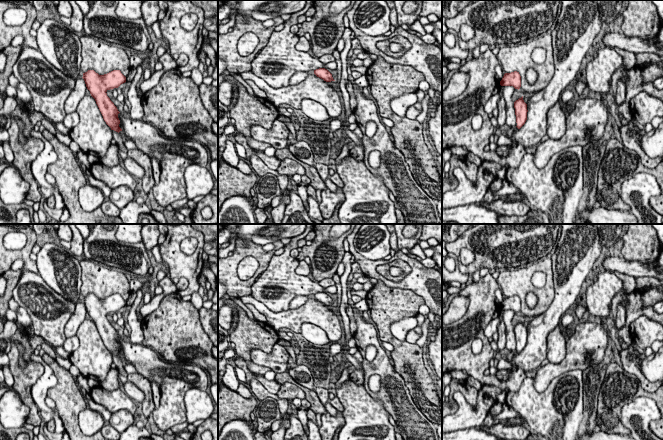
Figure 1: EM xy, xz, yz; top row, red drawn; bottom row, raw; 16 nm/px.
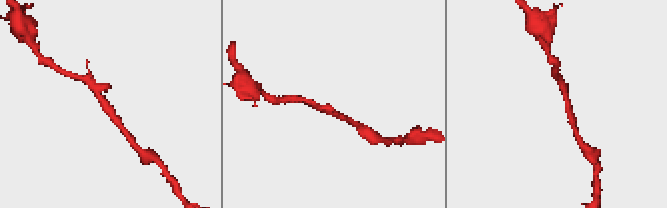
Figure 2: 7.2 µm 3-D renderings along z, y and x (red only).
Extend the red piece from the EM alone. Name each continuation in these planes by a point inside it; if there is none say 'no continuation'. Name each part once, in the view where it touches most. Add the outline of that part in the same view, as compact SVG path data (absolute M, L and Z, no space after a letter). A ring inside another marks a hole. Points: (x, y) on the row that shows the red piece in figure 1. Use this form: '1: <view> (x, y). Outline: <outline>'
no continuation

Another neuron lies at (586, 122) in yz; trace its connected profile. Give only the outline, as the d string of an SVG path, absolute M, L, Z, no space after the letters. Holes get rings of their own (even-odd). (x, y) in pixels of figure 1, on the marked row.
M593 96L578 98L575 108L566 118L565 134L559 139L548 139L534 148L534 164L544 168L550 158L561 150L571 146L585 146L589 142L603 137L608 122L609 108Z

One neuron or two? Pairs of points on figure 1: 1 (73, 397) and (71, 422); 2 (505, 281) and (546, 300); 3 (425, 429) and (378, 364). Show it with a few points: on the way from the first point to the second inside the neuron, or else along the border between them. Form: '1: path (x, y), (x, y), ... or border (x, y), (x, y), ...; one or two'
1: path (71, 403), (71, 416); one
2: path (515, 282), (536, 291); one
3: path (409, 413), (397, 401), (390, 380); one

